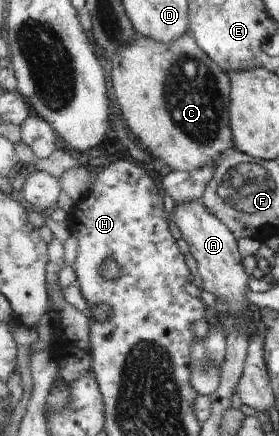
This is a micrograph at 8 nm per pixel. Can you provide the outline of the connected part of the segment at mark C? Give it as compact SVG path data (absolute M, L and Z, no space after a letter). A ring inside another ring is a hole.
M191 35L183 36L182 39L170 44L164 44L146 37L138 36L126 48L121 48L120 52L111 59L112 71L111 79L115 92L116 103L119 105L122 116L132 133L141 142L143 148L153 159L160 164L167 164L172 171L193 171L205 166L218 166L219 161L233 149L236 145L234 134L230 126L230 105L232 94L232 81L229 74L225 73L203 50L199 47L195 38Z

